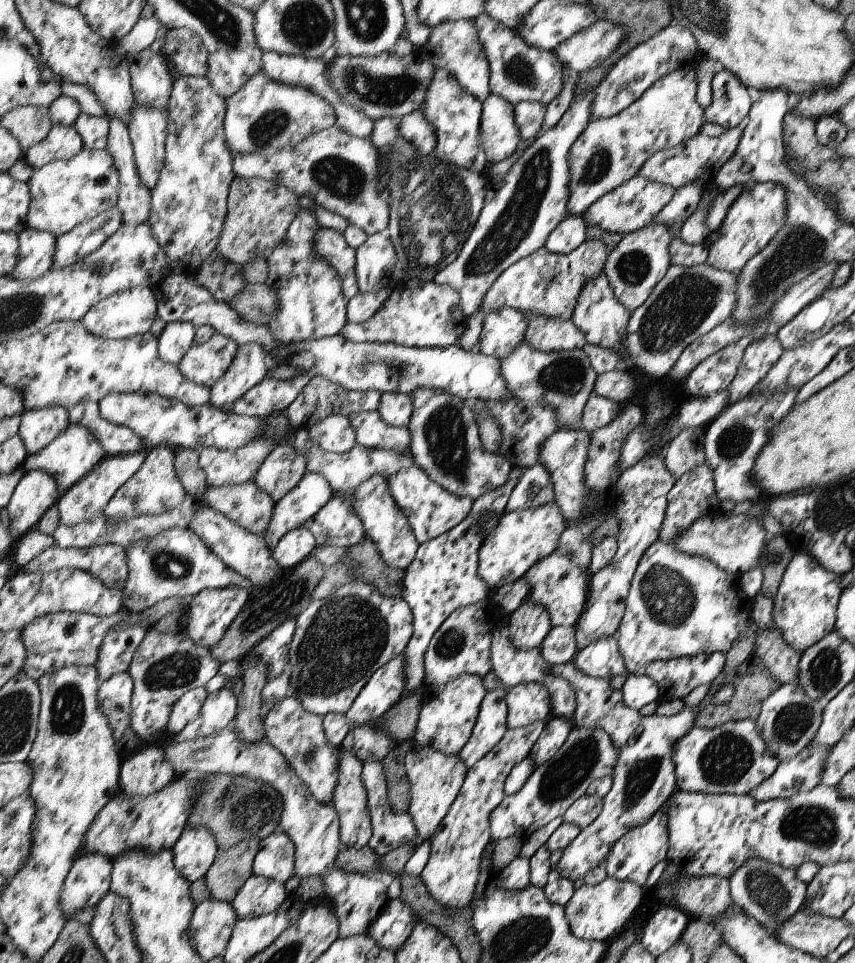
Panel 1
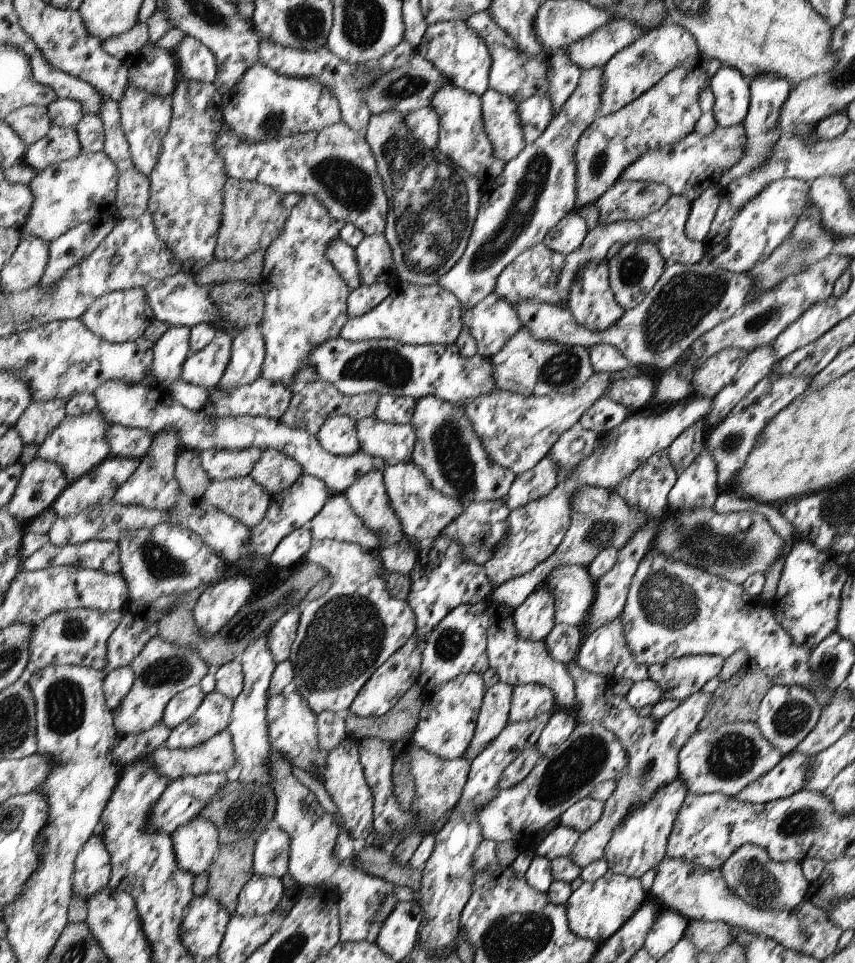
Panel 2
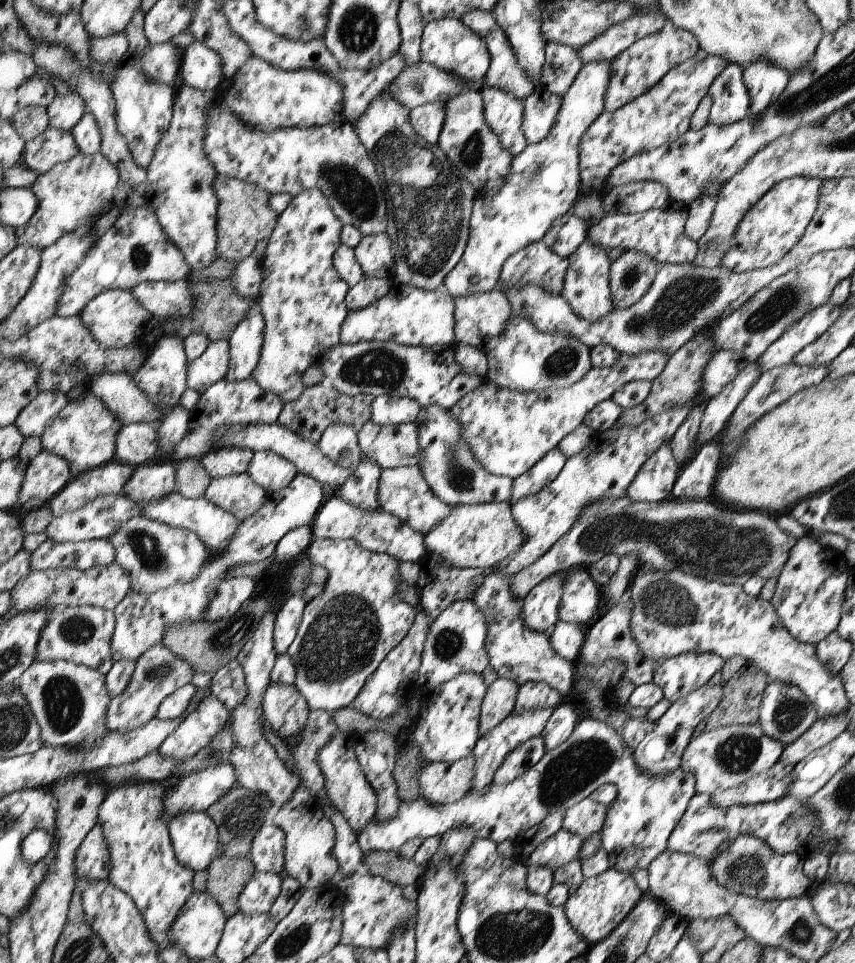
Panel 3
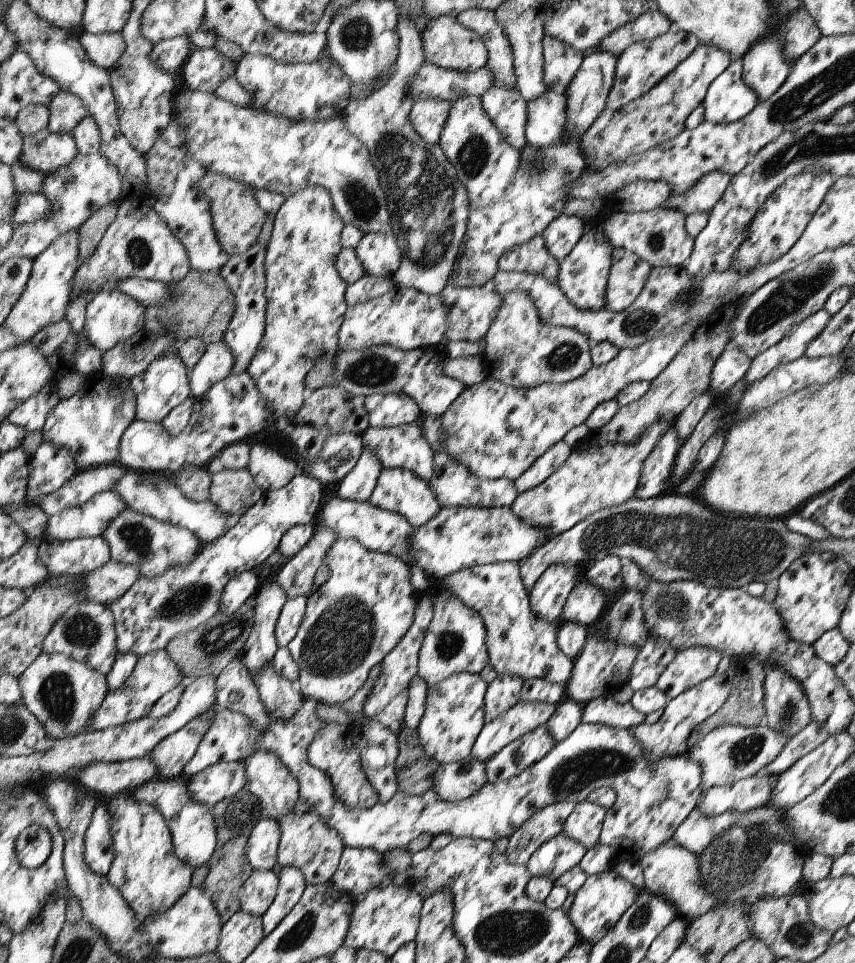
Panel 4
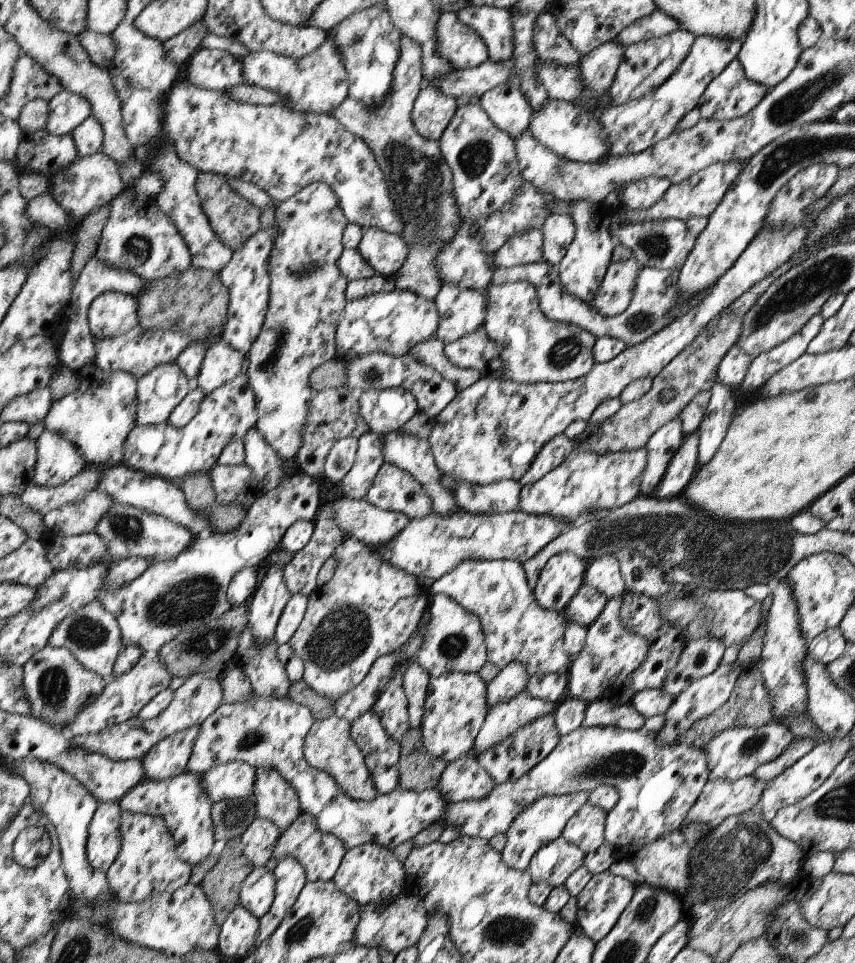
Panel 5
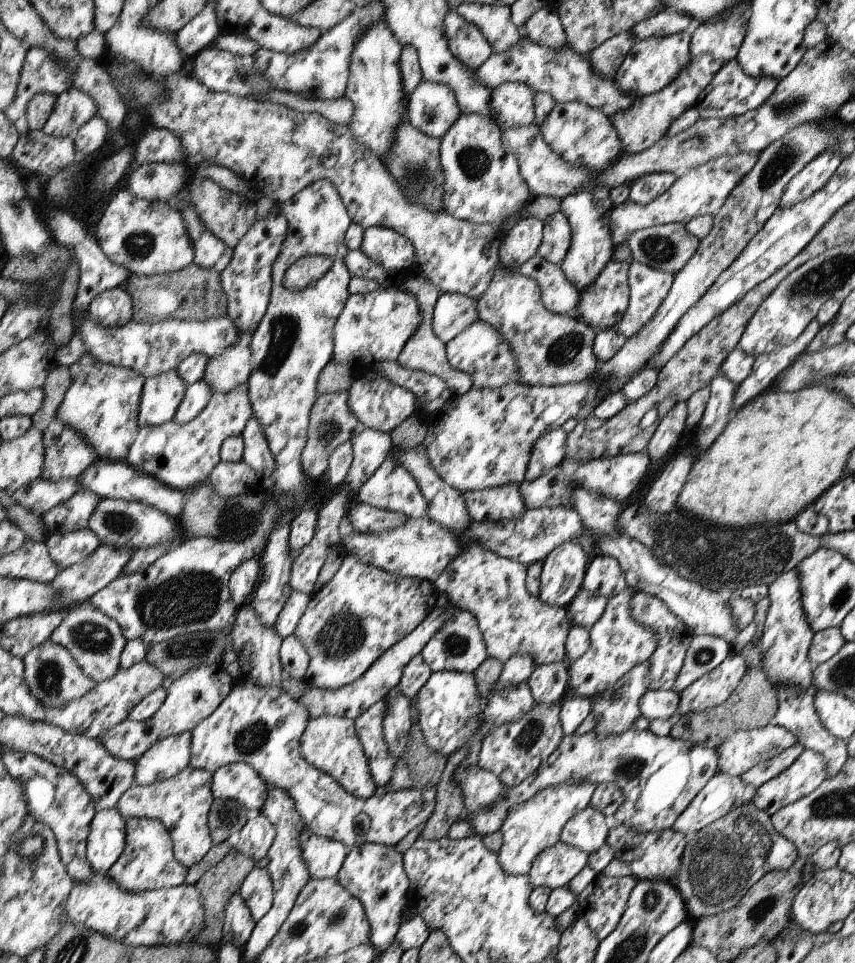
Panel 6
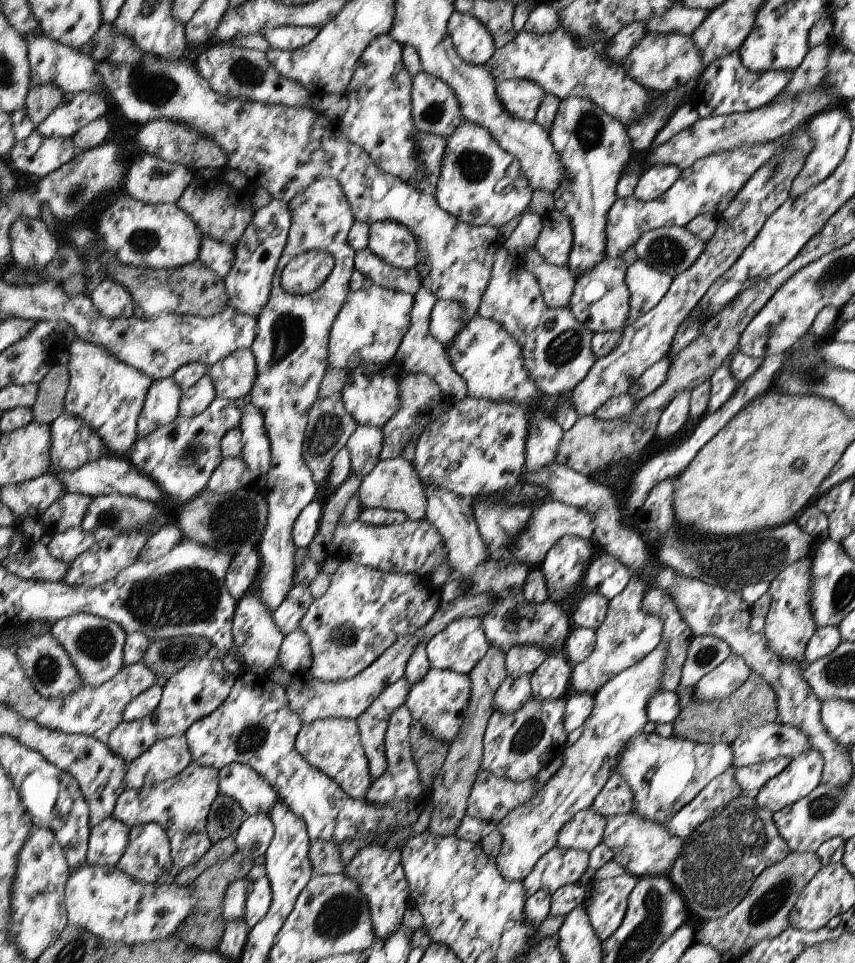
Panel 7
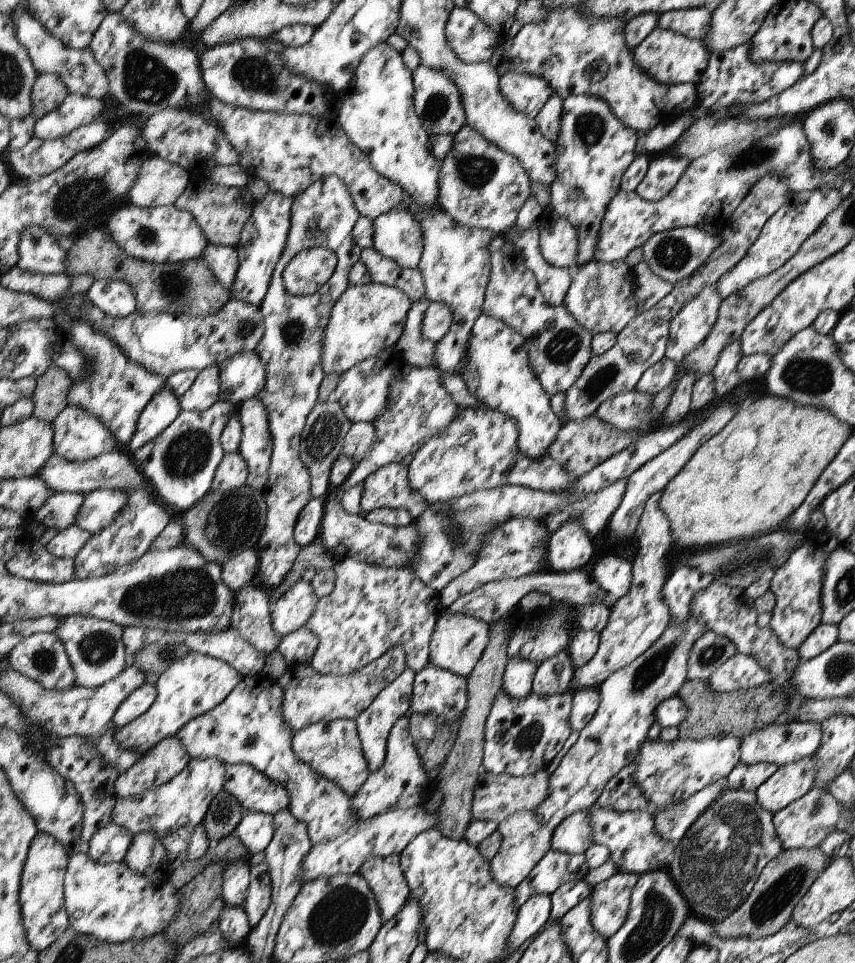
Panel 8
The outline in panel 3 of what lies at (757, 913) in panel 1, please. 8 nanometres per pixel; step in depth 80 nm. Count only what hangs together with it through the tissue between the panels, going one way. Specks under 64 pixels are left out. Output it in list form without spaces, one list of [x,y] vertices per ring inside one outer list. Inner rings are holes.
[[[739,835],[738,839],[710,863],[713,877],[728,890],[761,901],[783,901],[808,895],[813,882],[804,874],[804,857],[796,853],[779,855],[762,839]]]

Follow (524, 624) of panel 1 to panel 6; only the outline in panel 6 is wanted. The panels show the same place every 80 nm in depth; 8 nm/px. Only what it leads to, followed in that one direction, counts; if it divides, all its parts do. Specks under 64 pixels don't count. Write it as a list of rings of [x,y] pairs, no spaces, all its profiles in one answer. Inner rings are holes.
[[[572,541],[559,544],[543,560],[538,598],[546,604],[566,608],[577,596],[590,563],[588,554]]]

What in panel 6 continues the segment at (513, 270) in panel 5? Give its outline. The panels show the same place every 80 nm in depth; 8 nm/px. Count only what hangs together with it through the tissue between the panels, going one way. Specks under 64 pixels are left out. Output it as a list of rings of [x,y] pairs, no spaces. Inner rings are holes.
[[[536,255],[535,257],[532,257],[530,261],[526,261],[522,266],[519,266],[517,268],[517,272],[520,275],[524,275],[525,277],[534,279],[537,283],[539,283],[539,286],[542,290],[543,305],[550,312],[557,315],[568,315],[569,317],[582,320],[580,318],[577,318],[577,310],[579,309],[580,294],[576,290],[574,284],[572,284],[570,280],[568,280],[564,270],[562,269],[562,266],[557,265],[556,263],[548,262],[547,259],[542,258],[539,255]],[[632,261],[628,282],[629,307],[622,320],[612,326],[613,331],[623,334],[628,340],[636,336],[643,326],[658,313],[659,306],[671,290],[675,275]]]

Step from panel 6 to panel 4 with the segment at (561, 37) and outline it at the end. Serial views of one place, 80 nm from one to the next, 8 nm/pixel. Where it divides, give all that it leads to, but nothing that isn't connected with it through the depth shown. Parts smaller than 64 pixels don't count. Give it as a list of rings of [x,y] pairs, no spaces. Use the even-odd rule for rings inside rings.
[[[544,34],[543,82],[547,89],[563,93],[578,72],[586,53],[568,47],[561,40]]]

